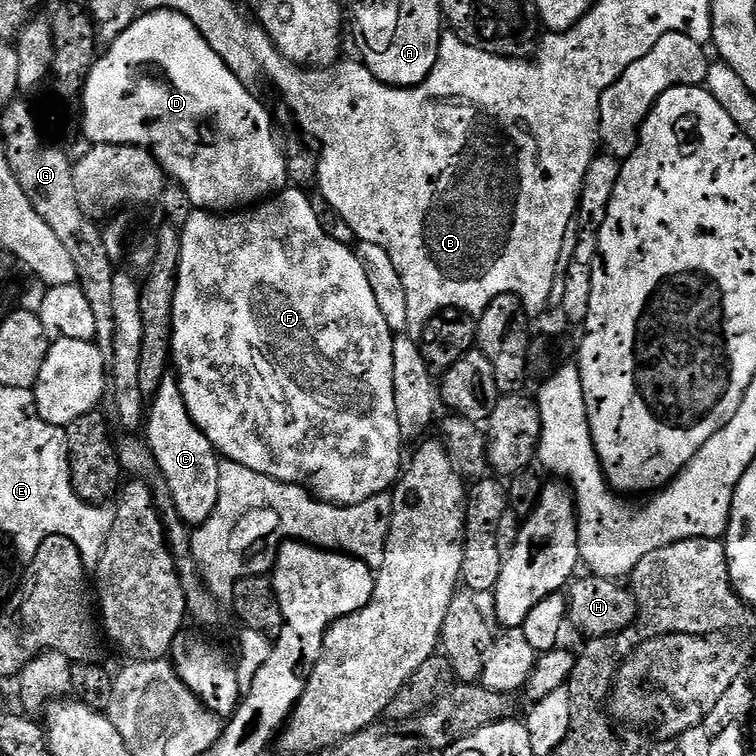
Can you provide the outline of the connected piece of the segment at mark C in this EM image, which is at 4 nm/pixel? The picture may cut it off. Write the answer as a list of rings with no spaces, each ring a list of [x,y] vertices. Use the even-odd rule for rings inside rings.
[[[165,378],[161,388],[150,400],[146,412],[146,439],[148,449],[154,454],[156,467],[168,483],[174,506],[189,526],[199,526],[214,514],[218,502],[218,474],[222,463],[214,445],[190,418],[186,402],[180,396],[180,386],[175,379]]]

